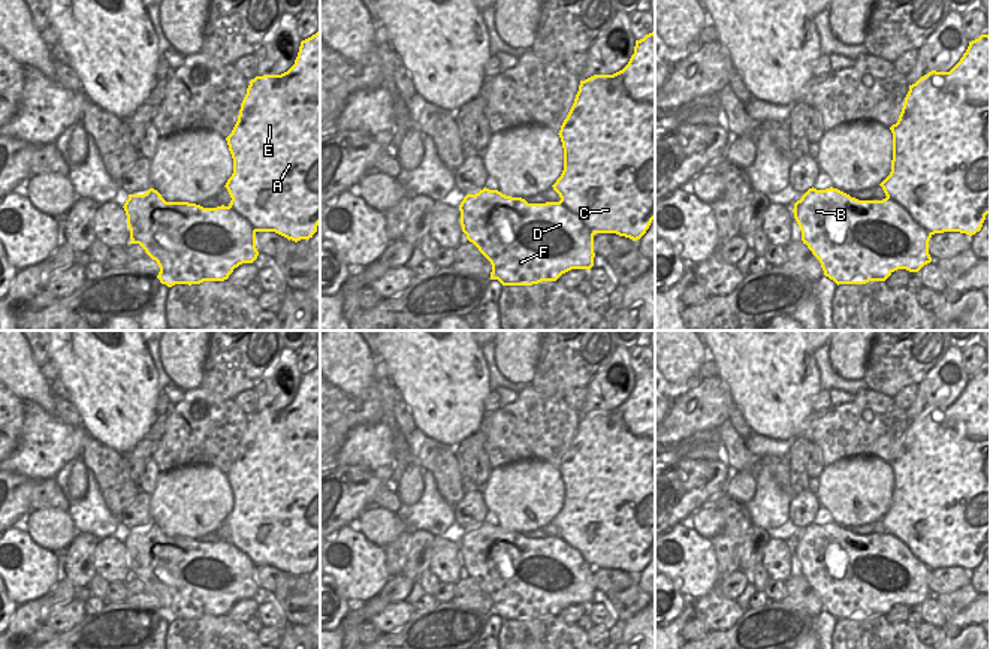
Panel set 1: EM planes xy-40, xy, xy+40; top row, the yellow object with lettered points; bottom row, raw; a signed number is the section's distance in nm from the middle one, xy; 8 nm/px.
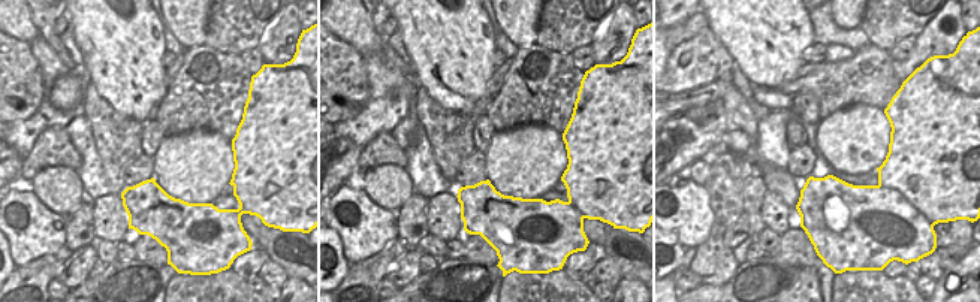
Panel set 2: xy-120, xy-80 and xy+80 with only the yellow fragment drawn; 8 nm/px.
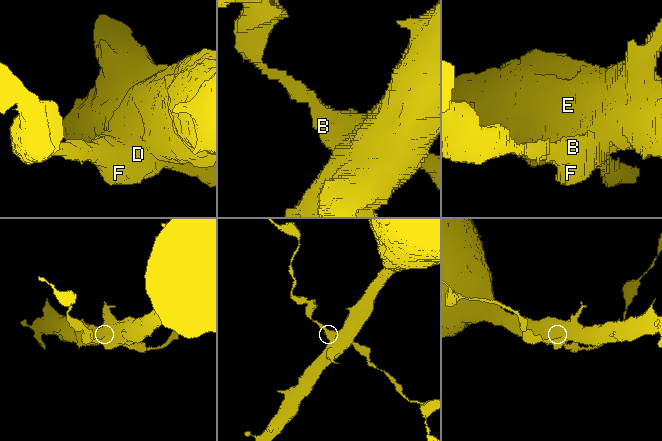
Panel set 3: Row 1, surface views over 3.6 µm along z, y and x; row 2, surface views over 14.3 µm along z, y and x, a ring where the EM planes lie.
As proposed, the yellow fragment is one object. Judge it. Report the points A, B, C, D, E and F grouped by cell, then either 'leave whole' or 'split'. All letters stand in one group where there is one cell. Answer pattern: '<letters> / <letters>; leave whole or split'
A B C D E F; leave whole

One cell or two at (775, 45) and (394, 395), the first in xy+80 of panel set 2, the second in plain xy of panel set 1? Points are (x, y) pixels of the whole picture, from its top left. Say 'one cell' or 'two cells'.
two cells

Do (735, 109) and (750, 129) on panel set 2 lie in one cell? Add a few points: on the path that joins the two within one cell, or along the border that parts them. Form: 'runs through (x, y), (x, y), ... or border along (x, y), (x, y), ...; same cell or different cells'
runs through (738, 114), (748, 124); same cell

